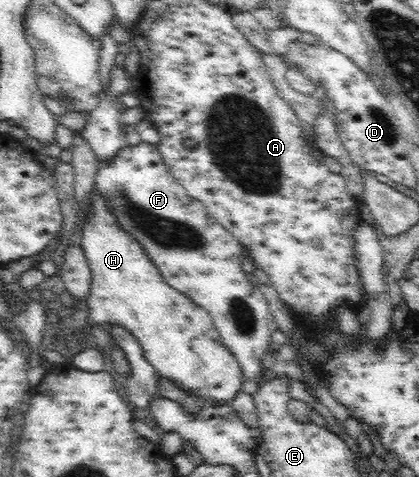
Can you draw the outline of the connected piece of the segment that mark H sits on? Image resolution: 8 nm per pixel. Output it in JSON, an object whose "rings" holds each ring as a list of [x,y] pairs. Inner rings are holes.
{"rings":[[[99,189],[91,191],[87,211],[83,212],[87,212],[87,215],[79,221],[81,239],[78,240],[78,245],[85,252],[93,276],[92,289],[89,290],[89,299],[86,300],[87,327],[91,327],[90,324],[107,323],[116,323],[124,327],[140,343],[145,359],[161,377],[176,383],[189,393],[196,393],[204,401],[203,405],[231,401],[241,391],[244,381],[242,369],[233,353],[222,343],[209,312],[164,281],[161,272],[150,260],[140,242],[120,228],[119,222],[111,212],[111,205],[108,205],[107,197],[104,197]]]}

